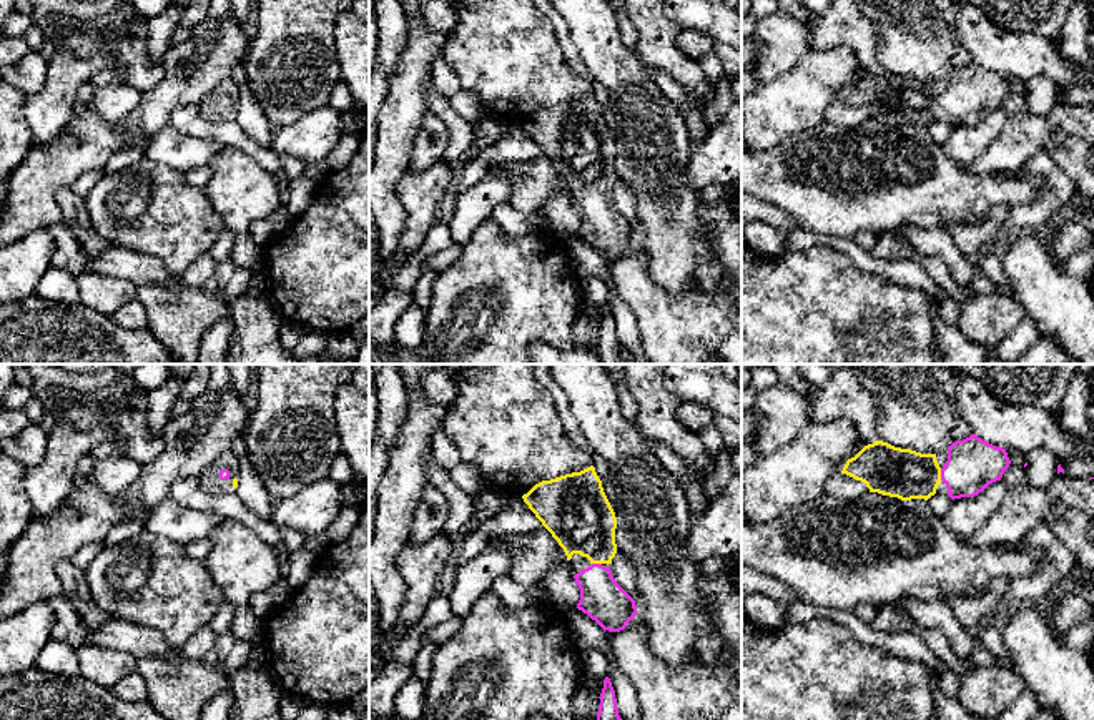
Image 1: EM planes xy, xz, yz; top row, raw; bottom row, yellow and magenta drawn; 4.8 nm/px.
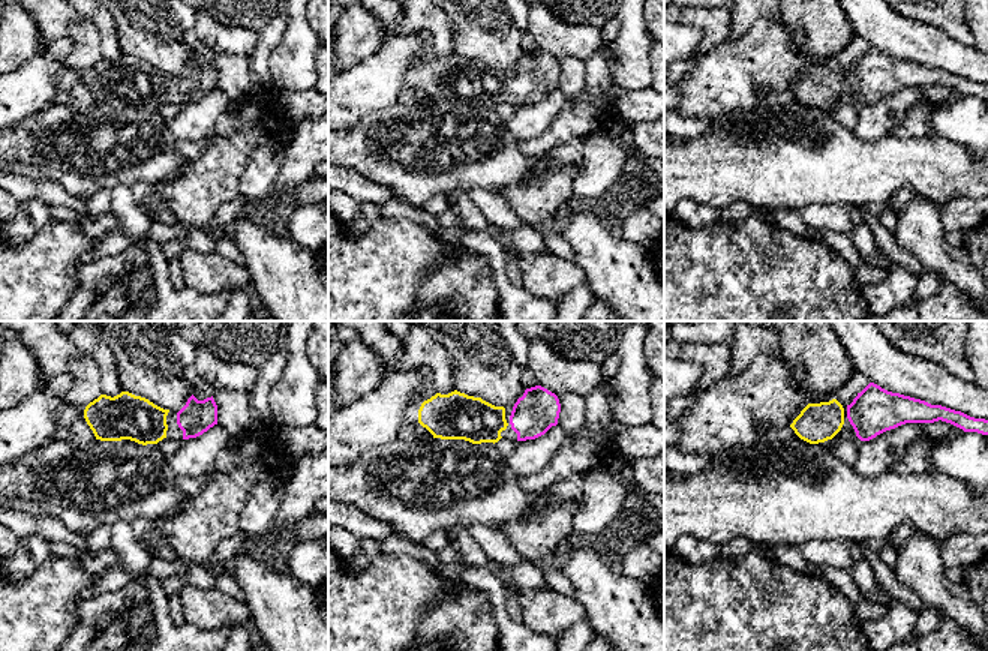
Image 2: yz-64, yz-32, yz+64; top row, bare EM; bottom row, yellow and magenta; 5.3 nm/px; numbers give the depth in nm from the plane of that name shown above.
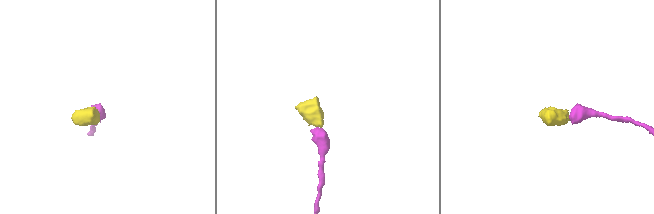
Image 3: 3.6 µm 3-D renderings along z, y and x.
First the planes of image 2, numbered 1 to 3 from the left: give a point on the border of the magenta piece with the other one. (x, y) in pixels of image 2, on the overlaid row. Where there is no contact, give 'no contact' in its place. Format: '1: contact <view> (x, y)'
1: no contact
2: no contact
3: no contact

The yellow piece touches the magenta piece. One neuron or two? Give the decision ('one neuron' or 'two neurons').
one neuron

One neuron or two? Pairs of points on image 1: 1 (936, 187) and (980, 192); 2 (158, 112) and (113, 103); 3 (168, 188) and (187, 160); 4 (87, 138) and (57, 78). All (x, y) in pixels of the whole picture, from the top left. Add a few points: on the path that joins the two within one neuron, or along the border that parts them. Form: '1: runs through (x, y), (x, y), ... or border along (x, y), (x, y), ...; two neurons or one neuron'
1: runs through (946, 192), (970, 192); one neuron
2: border along (143, 92), (140, 105), (118, 122), (98, 115); two neurons
3: border along (142, 157), (183, 173); two neurons
4: border along (75, 115), (57, 135), (45, 142); two neurons

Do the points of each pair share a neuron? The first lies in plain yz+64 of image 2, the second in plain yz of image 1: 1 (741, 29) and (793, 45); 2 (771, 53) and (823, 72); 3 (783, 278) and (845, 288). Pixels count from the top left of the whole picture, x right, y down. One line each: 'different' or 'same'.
1: different
2: same
3: same

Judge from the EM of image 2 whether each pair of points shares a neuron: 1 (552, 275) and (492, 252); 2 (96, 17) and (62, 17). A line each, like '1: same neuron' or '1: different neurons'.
1: different neurons
2: different neurons

